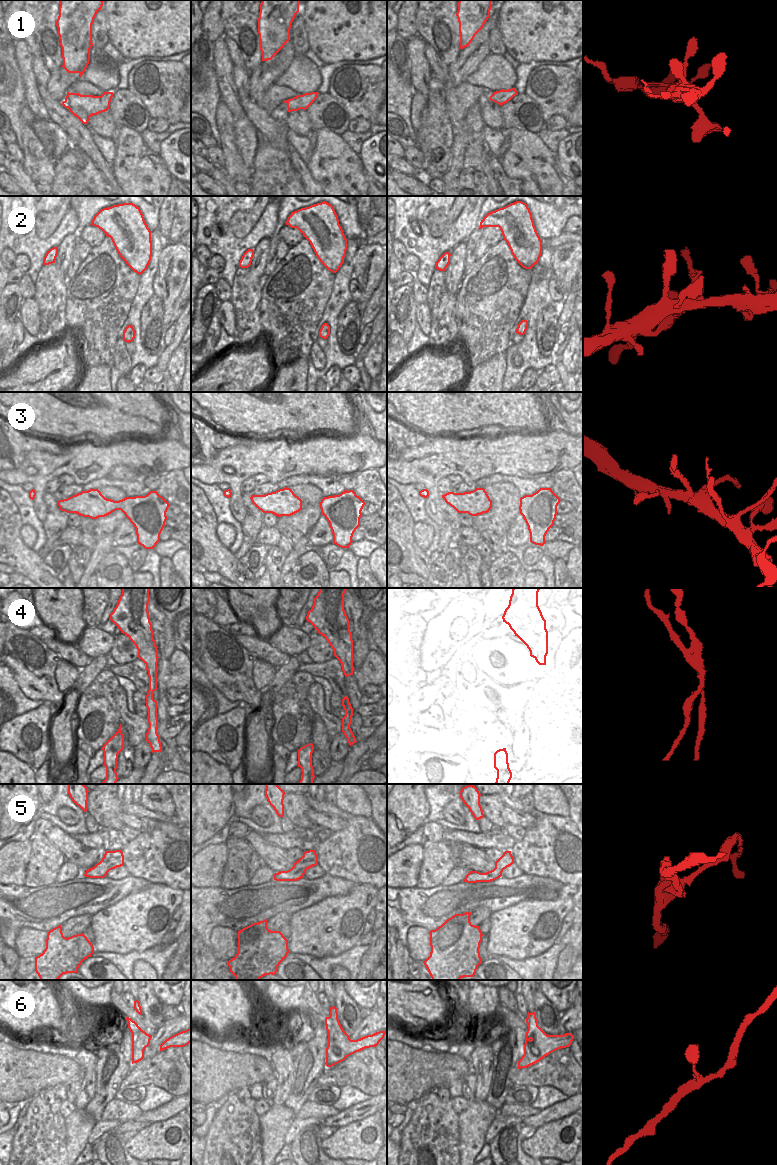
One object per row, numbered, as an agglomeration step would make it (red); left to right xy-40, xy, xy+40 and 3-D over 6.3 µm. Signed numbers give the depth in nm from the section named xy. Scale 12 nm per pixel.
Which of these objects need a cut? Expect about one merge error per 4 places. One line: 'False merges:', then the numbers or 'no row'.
False merges: 4

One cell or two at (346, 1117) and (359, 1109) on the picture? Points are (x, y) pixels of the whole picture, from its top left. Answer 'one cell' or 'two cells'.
one cell

